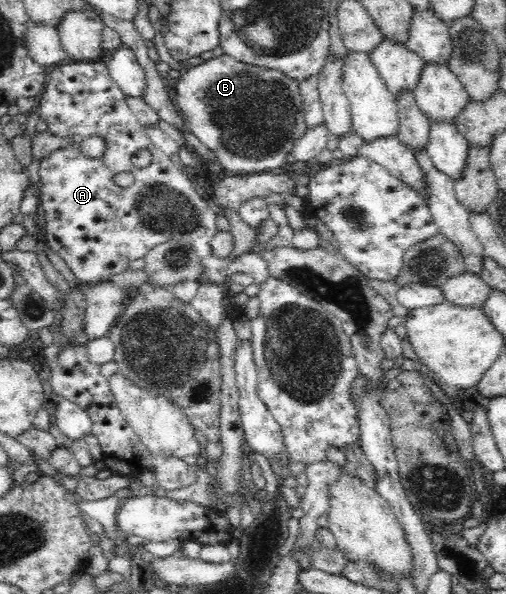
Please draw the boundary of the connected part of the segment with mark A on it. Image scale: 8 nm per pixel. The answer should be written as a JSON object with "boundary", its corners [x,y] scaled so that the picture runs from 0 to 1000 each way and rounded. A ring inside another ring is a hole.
{"boundary":[[[140,101],[95,116],[93,131],[83,155],[73,165],[79,200],[89,202],[97,224],[123,232],[132,246],[99,258],[81,271],[77,296],[83,323],[81,350],[89,357],[89,397],[95,414],[132,443],[132,449],[158,475],[211,475],[223,465],[245,458],[255,443],[283,436],[312,411],[334,404],[372,407],[399,439],[399,471],[411,471],[425,481],[453,480],[455,466],[464,460],[500,466],[504,478],[516,478],[534,466],[530,444],[512,426],[490,426],[458,439],[431,434],[419,428],[415,404],[429,387],[429,360],[435,357],[415,337],[401,337],[381,315],[377,300],[370,300],[342,269],[330,264],[306,242],[298,241],[289,215],[275,209],[247,168],[243,153],[219,131],[217,118],[202,104],[154,104]],[[182,231],[200,231],[208,237],[208,259],[200,266],[174,266],[162,256],[162,241]],[[275,253],[291,253],[302,261],[294,279],[273,283],[263,276],[261,264]],[[227,293],[263,293],[267,306],[253,316],[239,316],[225,306]]]}

